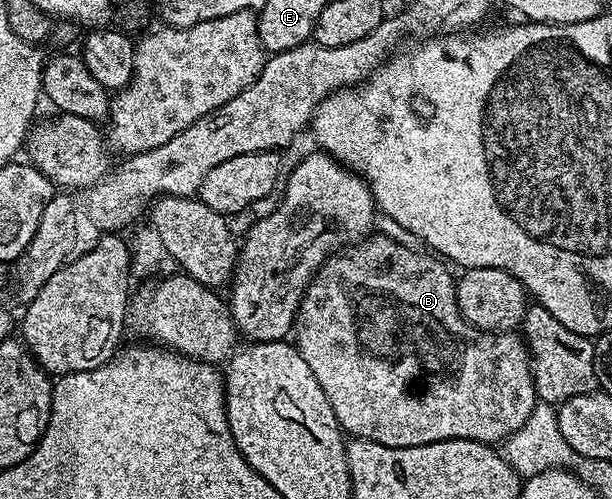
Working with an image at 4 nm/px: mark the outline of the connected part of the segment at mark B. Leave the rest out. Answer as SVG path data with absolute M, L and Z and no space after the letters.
M371 234L357 246L339 251L325 260L302 296L302 305L296 313L296 327L292 332L293 343L304 362L308 362L312 374L316 374L316 382L320 382L343 433L359 440L380 442L380 446L385 448L411 448L441 440L475 440L481 444L497 445L520 430L520 426L528 422L528 414L532 414L534 405L539 403L534 389L534 372L530 368L530 350L523 337L513 331L482 332L472 327L458 309L455 273L450 273L445 268L447 265L437 255L426 250L418 251L417 247L409 248L400 242L392 242L392 238L387 236Z

